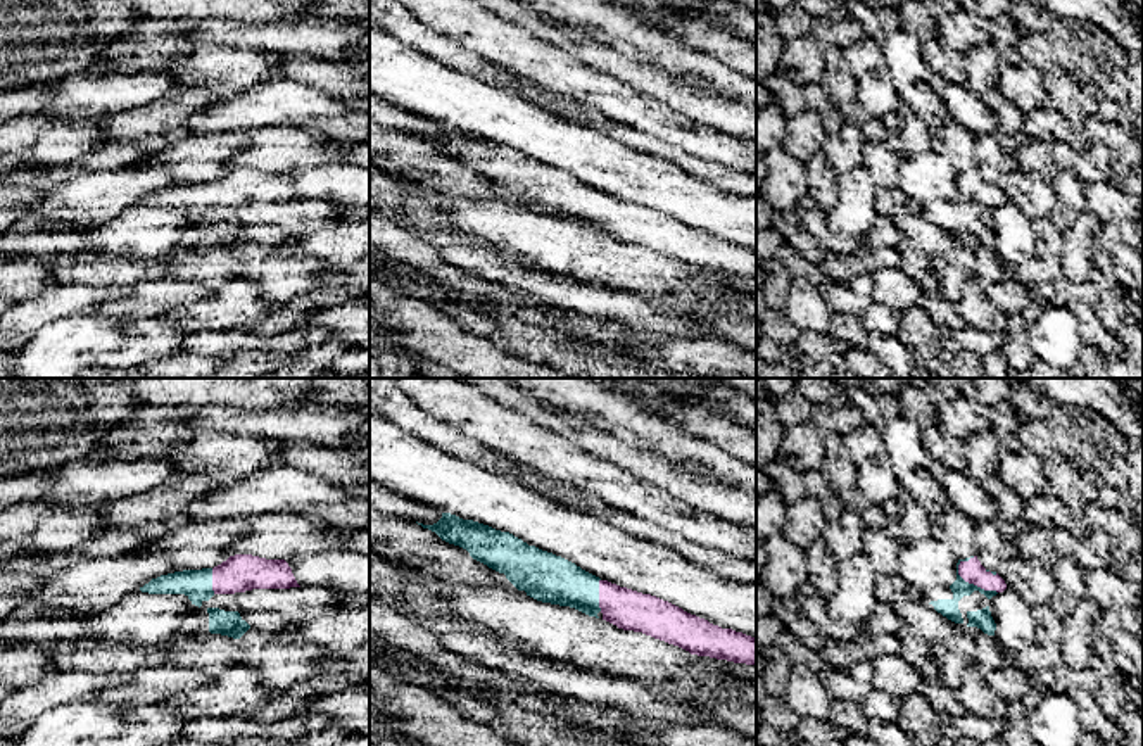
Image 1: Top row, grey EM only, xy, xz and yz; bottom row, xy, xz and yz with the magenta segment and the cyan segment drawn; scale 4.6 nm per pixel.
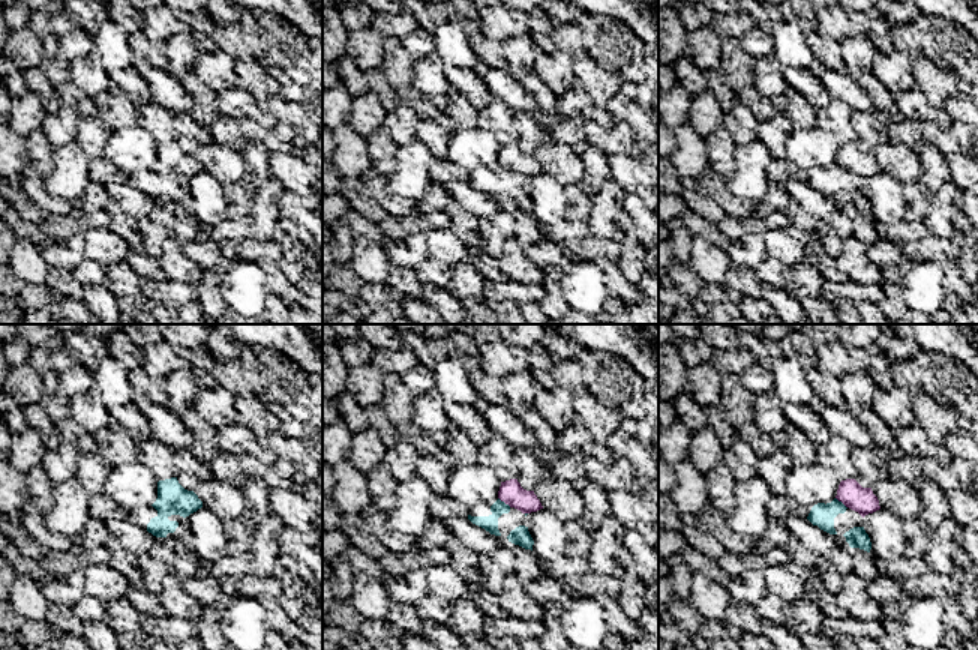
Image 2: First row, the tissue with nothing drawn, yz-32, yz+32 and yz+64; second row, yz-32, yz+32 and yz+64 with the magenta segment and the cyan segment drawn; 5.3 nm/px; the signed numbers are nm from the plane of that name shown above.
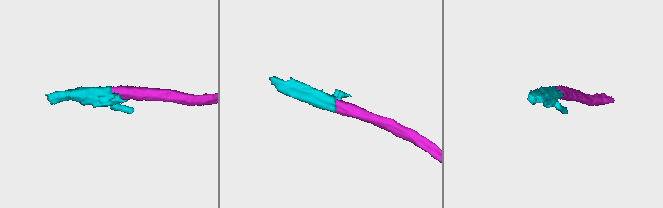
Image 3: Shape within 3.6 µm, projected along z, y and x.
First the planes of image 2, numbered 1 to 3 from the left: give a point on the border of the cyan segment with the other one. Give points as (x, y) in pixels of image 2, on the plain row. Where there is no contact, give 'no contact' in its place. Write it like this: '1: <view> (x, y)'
1: no contact
2: yz+32 (504, 165)
3: yz+64 (842, 165)

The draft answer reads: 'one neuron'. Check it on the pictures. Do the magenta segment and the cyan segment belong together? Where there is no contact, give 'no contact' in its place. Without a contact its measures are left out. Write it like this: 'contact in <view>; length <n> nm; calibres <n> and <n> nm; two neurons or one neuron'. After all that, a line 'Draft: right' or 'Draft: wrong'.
contact in yz; length 240 nm; calibres 110 and 90 nm; one neuron
Draft: right

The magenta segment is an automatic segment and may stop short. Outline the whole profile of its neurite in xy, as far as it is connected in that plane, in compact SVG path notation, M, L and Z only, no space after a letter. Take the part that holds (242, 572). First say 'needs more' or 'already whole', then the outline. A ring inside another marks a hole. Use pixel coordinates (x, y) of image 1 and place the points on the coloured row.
needs more | M235 554L214 568L161 575L140 587L140 591L148 594L185 594L192 604L200 608L214 594L290 587L300 585L285 560Z

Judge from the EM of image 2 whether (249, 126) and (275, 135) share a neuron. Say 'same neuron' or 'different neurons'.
same neuron

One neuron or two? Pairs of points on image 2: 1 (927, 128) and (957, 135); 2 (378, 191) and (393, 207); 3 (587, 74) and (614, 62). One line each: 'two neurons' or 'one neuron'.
1: one neuron
2: one neuron
3: two neurons

